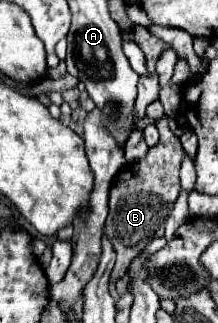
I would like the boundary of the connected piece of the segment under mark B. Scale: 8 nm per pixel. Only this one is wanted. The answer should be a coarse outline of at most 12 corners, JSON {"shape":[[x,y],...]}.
{"shape":[[167,115],[157,147],[123,165],[109,191],[105,235],[125,275],[181,189],[185,151]]}

